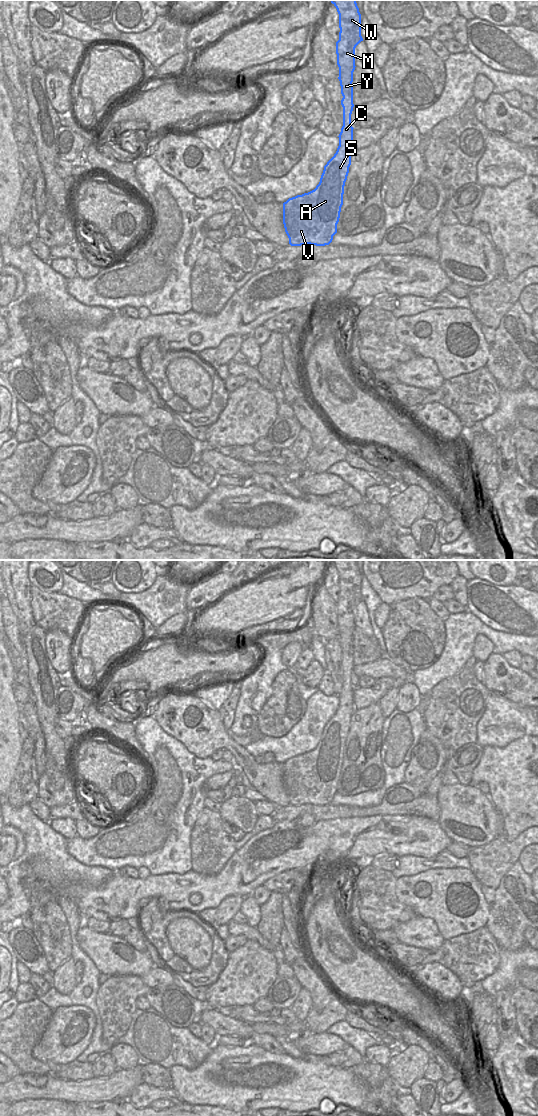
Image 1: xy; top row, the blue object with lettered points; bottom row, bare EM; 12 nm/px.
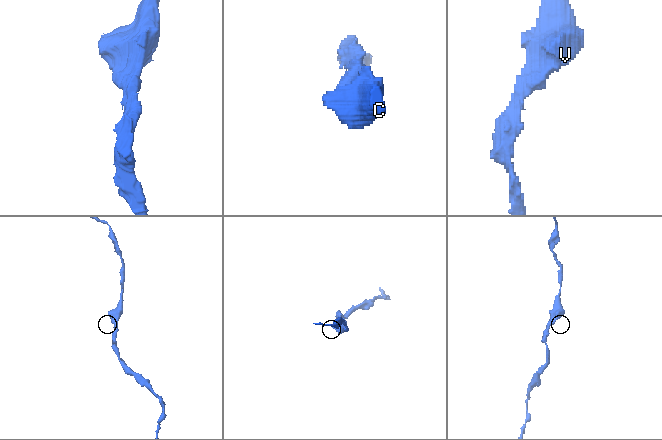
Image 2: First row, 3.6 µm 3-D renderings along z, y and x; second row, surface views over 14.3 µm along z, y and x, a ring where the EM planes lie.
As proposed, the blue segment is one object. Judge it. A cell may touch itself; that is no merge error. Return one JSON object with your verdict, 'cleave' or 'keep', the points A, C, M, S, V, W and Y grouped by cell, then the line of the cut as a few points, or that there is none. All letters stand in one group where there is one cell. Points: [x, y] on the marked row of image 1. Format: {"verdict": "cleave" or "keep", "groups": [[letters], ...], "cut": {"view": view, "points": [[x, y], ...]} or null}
{"verdict": "keep", "groups": [["A", "C", "M", "S", "V", "W", "Y"]], "cut": null}

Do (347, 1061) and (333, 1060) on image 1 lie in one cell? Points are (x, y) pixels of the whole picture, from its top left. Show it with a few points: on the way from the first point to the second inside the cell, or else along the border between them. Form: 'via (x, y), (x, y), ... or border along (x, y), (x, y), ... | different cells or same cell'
via (344, 1060), (336, 1060) | same cell

